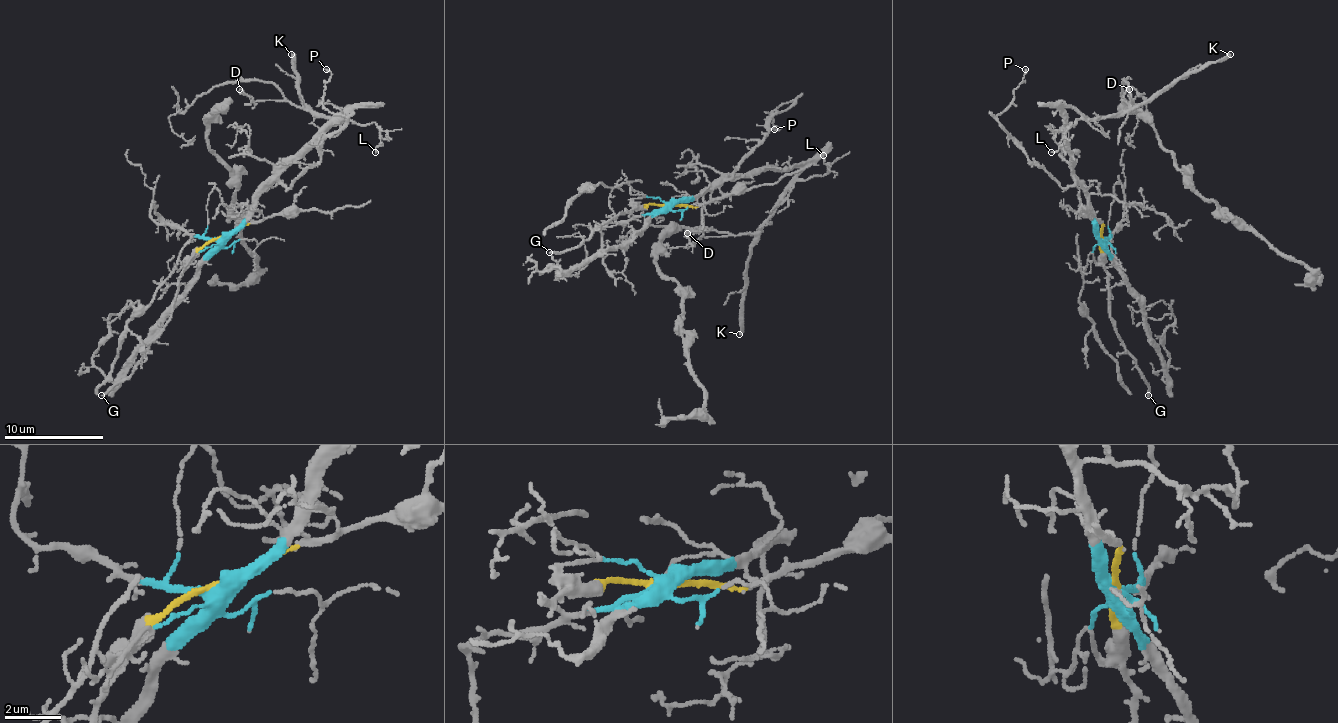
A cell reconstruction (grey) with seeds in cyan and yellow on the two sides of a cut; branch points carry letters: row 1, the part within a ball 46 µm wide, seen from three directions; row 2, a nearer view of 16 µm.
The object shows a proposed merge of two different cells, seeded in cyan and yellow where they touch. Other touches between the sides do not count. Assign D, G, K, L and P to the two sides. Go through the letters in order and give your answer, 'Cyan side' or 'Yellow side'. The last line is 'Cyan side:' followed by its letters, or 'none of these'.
D: Cyan side
G: Yellow side
K: Cyan side
L: Cyan side
P: Cyan side
Cyan side: D, K, L, P

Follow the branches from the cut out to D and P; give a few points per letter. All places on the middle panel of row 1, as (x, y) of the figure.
D: (669, 206), (704, 194), (729, 176), (800, 169), (781, 204), (751, 233), (702, 233), (697, 228), (687, 233)
P: (669, 206), (729, 179), (768, 134), (768, 122), (793, 100), (781, 102), (771, 112), (778, 127), (773, 130)

